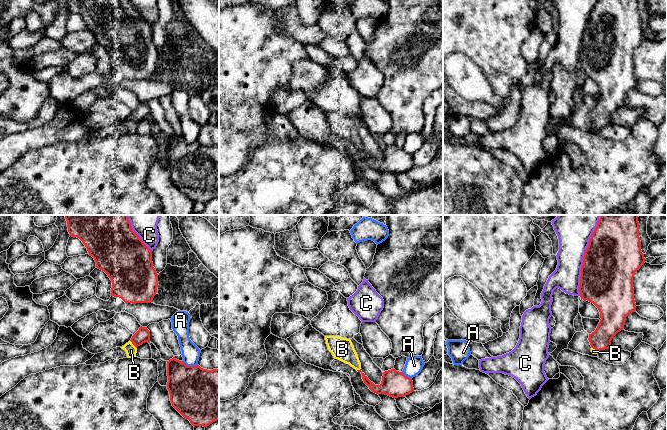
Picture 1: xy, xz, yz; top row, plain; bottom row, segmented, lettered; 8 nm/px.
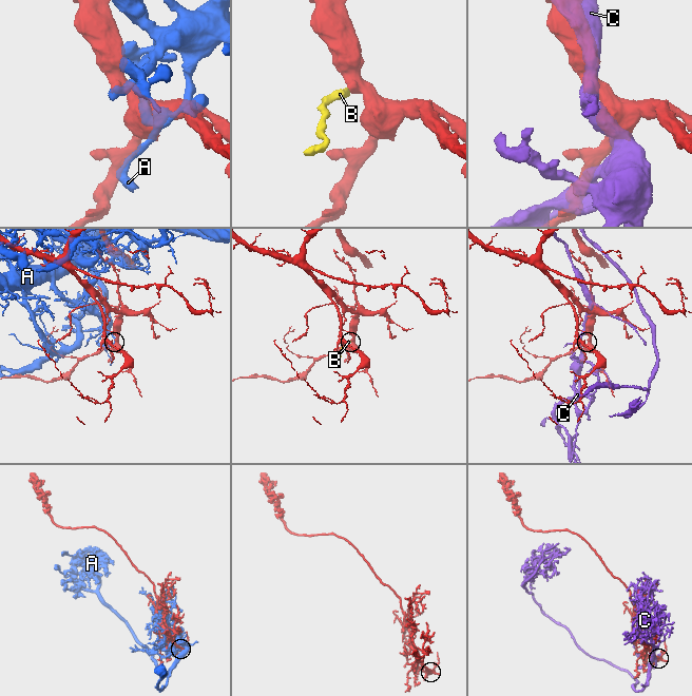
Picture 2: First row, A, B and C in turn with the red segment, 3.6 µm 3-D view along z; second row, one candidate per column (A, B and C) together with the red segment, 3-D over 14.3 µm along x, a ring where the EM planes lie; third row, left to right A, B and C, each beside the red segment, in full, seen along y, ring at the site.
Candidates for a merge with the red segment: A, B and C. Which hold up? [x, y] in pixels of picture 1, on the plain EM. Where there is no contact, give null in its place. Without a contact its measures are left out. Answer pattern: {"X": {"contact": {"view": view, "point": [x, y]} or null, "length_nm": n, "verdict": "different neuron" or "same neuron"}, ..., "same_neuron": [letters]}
{"A": {"contact": {"view": "xy", "point": [190, 142]}, "length_nm": 130, "verdict": "different neuron"}, "B": {"contact": {"view": "xy", "point": [132, 119]}, "length_nm": 90, "verdict": "same neuron"}, "C": {"contact": {"view": "yz", "point": [583, 36]}, "length_nm": 600, "verdict": "different neuron"}, "same_neuron": ["B"]}

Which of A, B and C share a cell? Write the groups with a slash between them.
A / B / C

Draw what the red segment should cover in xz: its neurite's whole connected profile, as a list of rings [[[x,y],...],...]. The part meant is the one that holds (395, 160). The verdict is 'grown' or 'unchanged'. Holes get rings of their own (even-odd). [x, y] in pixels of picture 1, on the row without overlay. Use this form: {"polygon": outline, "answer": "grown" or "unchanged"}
{"polygon": [[[325,112],[329,127],[335,135],[338,135],[362,150],[364,159],[376,170],[385,170],[393,174],[404,173],[414,167],[413,157],[403,148],[391,145],[383,148],[380,161],[375,161],[361,147],[361,139],[350,115],[339,112]]], "answer": "grown"}

